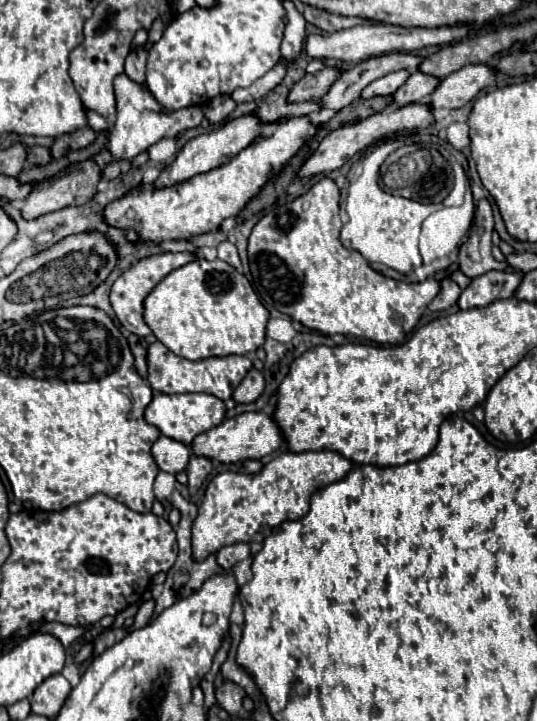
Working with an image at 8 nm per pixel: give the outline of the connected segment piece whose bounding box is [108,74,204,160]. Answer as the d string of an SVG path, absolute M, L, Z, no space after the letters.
M118 74L114 78L114 92L116 92L118 118L114 130L110 132L110 142L108 142L108 150L112 152L114 160L132 160L140 152L146 152L158 140L174 138L178 132L200 126L204 118L200 106L186 106L182 110L162 108L146 84L138 84L130 80L126 74Z

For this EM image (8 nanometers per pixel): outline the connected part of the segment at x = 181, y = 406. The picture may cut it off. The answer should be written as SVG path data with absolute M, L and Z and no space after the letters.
M154 394L152 402L144 412L144 418L148 424L156 426L164 436L178 440L182 444L190 444L196 434L218 426L224 420L224 414L224 402L210 394Z

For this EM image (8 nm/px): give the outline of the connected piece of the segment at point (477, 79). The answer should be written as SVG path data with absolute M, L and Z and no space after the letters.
M470 64L454 74L446 76L438 90L432 94L432 108L462 108L466 106L480 90L496 86L496 76L500 72L486 64Z

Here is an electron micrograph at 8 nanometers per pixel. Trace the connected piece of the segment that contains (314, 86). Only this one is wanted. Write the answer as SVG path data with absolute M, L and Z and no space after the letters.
M326 66L316 74L306 74L300 82L296 82L290 90L290 102L306 102L306 100L320 100L330 86L340 78L342 70L336 66Z

